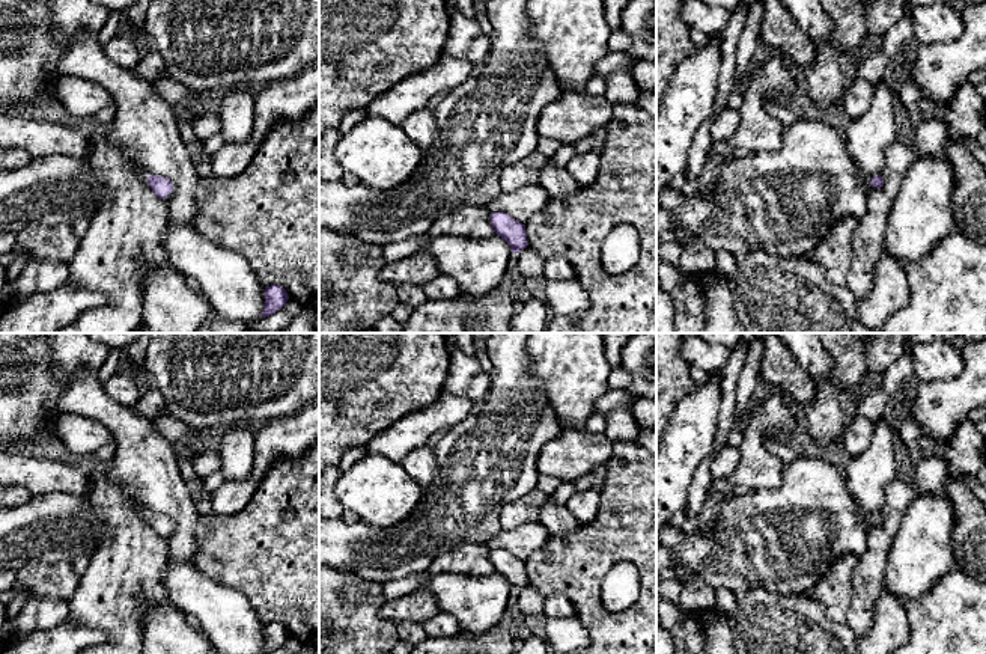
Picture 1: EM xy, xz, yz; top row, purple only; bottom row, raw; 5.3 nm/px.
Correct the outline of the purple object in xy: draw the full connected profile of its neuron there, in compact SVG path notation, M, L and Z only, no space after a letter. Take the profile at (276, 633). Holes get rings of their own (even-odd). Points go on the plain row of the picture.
M271 622L265 625L265 645L262 654L269 654L278 649L286 642L288 637L289 633L283 624Z

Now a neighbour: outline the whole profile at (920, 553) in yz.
M944 491L918 494L906 508L888 550L884 588L908 603L929 592L936 580L956 568L951 550L954 509Z

